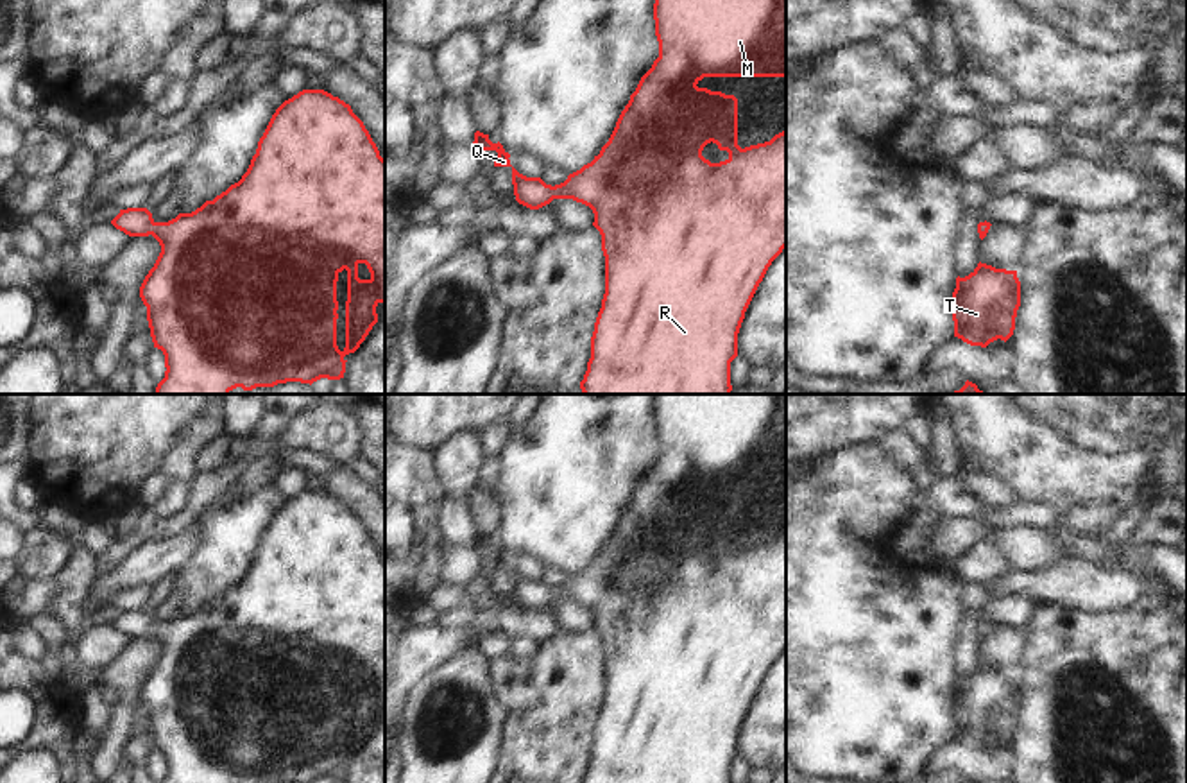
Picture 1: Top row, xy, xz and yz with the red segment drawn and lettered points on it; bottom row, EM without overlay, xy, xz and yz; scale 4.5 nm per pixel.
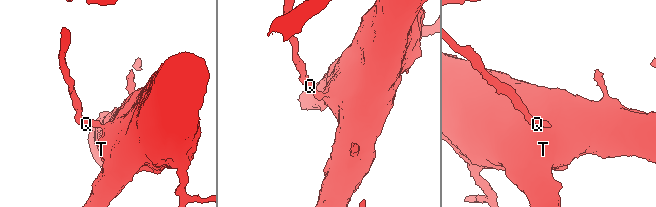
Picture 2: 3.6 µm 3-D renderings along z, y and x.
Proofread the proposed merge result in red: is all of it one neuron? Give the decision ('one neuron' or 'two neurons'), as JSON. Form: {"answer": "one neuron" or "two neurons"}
{"answer": "one neuron"}

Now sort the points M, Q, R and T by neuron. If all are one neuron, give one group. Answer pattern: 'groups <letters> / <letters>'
groups M Q R T

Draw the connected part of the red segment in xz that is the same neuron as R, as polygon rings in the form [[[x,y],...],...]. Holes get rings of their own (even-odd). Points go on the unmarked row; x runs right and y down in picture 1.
[[[655,394],[655,405],[653,405],[653,421],[655,421],[655,437],[659,443],[659,459],[653,462],[652,469],[641,478],[636,493],[630,496],[628,505],[621,512],[616,529],[609,539],[609,543],[602,548],[600,555],[594,557],[594,561],[587,566],[584,566],[580,572],[573,573],[568,577],[568,581],[560,586],[546,586],[541,579],[526,579],[519,575],[512,566],[510,566],[510,555],[503,550],[503,546],[492,545],[489,541],[489,536],[483,536],[480,532],[474,534],[474,543],[473,548],[478,552],[496,552],[496,563],[494,568],[510,568],[512,570],[512,586],[514,586],[514,597],[516,602],[530,611],[539,611],[546,606],[550,606],[553,600],[573,600],[576,604],[582,604],[589,607],[594,615],[594,624],[593,627],[600,632],[602,636],[602,652],[605,658],[605,695],[602,701],[602,710],[598,713],[596,724],[594,724],[594,733],[591,738],[591,760],[587,763],[587,772],[584,776],[582,783],[730,783],[730,763],[738,758],[738,735],[741,729],[741,724],[745,720],[745,713],[763,683],[768,668],[772,663],[782,654],[786,649],[786,532],[775,536],[770,543],[750,546],[741,550],[738,546],[738,500],[734,496],[725,496],[722,493],[711,493],[707,489],[698,489],[696,486],[704,478],[786,478],[786,394]],[[707,545],[716,545],[720,552],[727,552],[729,559],[720,564],[711,564],[702,557],[702,552]]]

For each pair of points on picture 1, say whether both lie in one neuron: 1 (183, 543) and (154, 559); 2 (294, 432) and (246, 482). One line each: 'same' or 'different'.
1: same
2: different

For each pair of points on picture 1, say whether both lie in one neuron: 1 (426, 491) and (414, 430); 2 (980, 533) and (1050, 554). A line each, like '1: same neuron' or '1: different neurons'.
1: different neurons
2: same neuron

